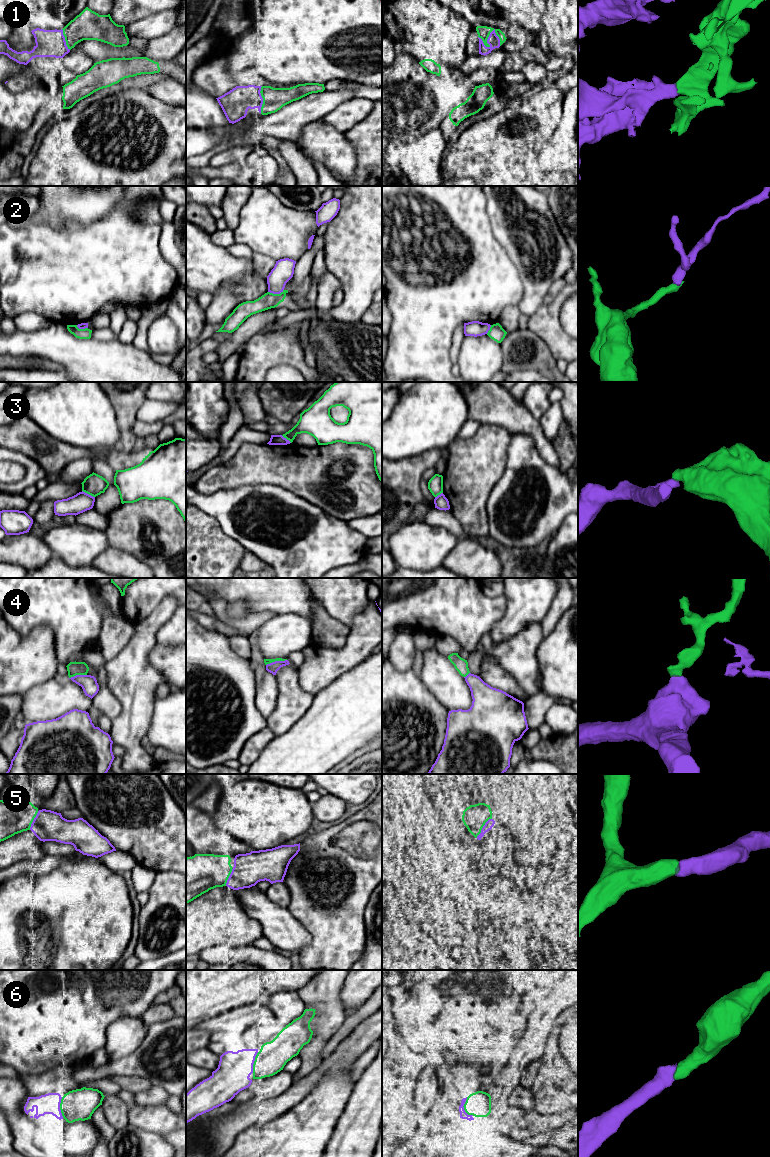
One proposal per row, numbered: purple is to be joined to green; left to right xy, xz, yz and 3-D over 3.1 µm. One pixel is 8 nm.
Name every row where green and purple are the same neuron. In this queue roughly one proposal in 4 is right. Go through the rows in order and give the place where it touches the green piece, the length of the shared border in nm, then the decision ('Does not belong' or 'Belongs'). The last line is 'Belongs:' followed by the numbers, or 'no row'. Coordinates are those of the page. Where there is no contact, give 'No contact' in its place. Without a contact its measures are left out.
1: Touches green at yz (488, 36). Shared border 200 nm. Belongs
2: Touches green at xz (275, 294). Shared border 130 nm. Does not belong
3: Touches green at xy (88, 493). Shared border 120 nm. Does not belong
4: Touches green at xz (276, 660). Shared border 180 nm. Does not belong
5: Touches green at yz (482, 827). Shared border 200 nm. Belongs
6: Touches green at yz (464, 1108). Shared border 160 nm. Belongs
Belongs: 1, 5, 6

